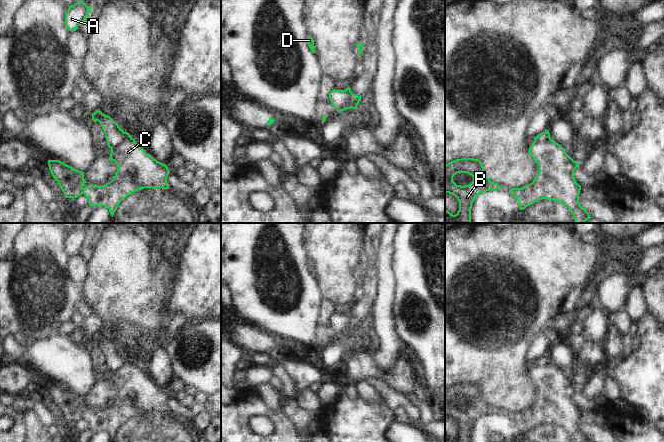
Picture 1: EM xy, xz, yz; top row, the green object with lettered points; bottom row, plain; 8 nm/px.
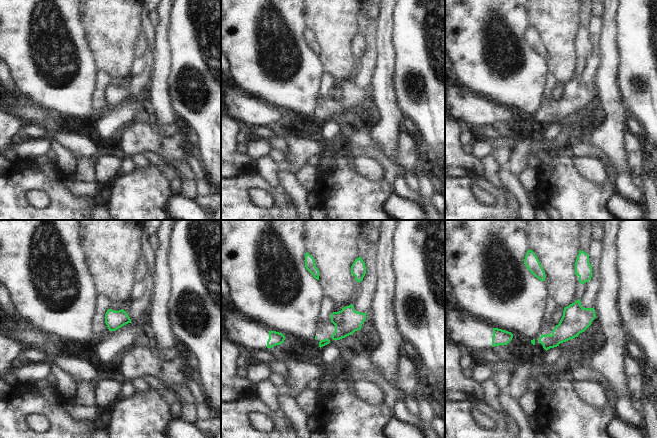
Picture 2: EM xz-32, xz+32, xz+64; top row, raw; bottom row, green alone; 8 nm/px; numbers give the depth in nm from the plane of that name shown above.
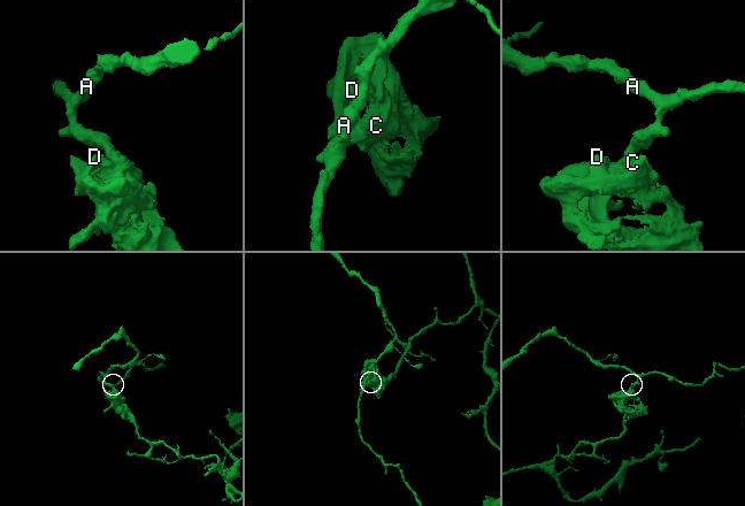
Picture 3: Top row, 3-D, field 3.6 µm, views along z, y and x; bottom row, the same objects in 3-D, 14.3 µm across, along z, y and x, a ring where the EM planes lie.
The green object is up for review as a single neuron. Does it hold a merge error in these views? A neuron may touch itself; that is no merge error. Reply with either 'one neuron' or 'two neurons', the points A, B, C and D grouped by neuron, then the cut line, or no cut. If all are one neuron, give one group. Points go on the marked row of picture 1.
two neurons; groups A / B C D; cut xz (345, 89), (347, 92), (346, 102), (337, 110)

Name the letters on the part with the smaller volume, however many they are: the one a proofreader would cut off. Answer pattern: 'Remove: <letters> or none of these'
Remove: A

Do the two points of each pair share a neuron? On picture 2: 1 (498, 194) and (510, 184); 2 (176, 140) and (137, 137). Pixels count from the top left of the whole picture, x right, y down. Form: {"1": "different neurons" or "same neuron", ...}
{"1": "different neurons", "2": "same neuron"}

